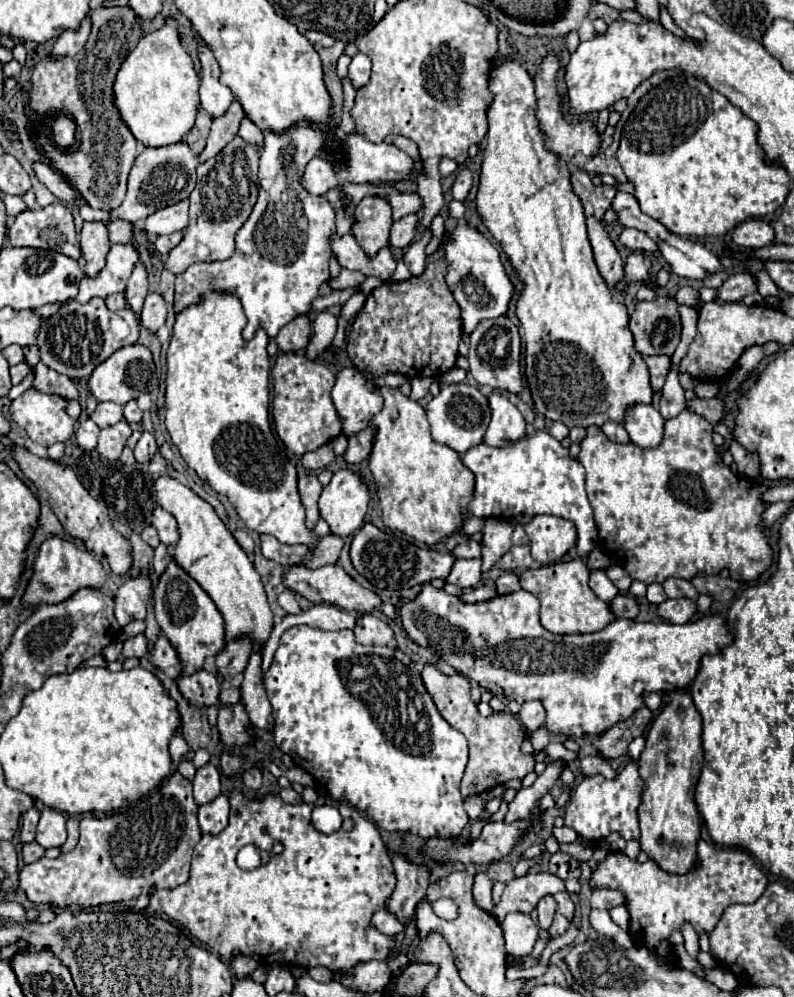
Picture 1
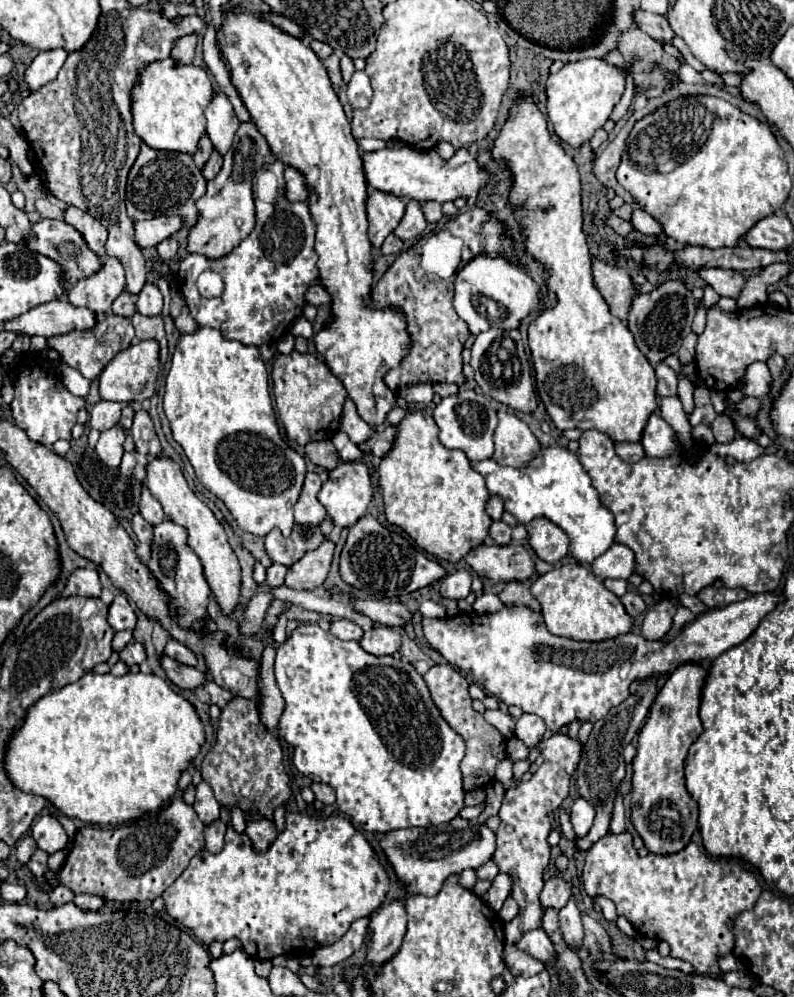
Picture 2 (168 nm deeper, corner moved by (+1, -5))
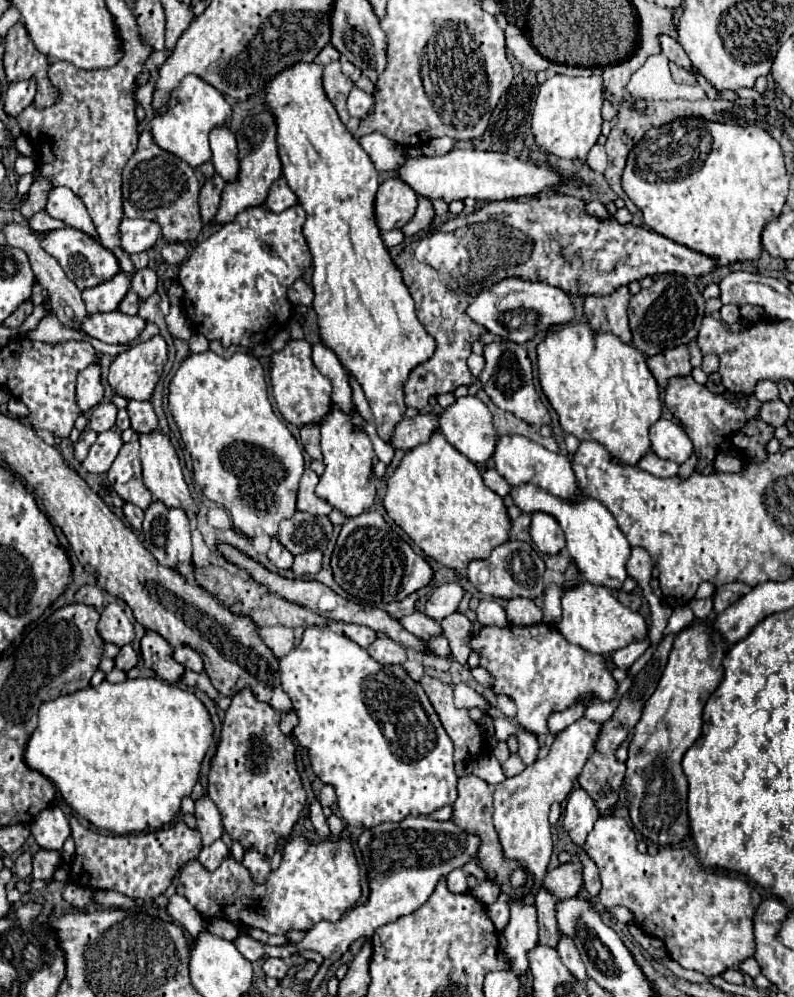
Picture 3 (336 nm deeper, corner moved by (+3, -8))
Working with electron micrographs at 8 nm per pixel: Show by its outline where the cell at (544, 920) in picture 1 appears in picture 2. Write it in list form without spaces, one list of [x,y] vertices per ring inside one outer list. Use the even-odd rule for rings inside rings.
[[[553,876],[545,880],[545,886],[541,890],[541,906],[543,908],[563,908],[571,898],[571,884],[563,880],[561,876]]]

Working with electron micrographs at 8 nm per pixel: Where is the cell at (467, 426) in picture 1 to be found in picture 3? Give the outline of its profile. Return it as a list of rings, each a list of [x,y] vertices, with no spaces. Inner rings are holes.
[[[467,395],[457,399],[453,405],[449,405],[441,415],[439,415],[439,431],[445,435],[445,439],[465,457],[469,457],[475,465],[485,465],[495,449],[497,443],[497,431],[493,427],[493,417],[489,407],[477,399],[475,395]]]

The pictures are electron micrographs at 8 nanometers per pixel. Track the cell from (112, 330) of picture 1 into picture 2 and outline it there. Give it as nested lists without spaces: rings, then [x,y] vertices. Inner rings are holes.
[[[97,314],[97,320],[97,326],[91,330],[73,330],[69,334],[49,338],[49,346],[59,352],[61,362],[77,368],[87,380],[95,380],[103,372],[103,368],[113,360],[113,356],[125,350],[131,344],[131,338],[135,336],[129,318],[115,314]]]

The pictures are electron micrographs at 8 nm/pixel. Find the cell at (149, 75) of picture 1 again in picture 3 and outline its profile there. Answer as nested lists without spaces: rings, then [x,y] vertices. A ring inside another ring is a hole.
[[[187,75],[177,89],[171,91],[167,111],[165,113],[155,113],[151,119],[151,135],[155,143],[189,163],[191,167],[197,167],[199,163],[205,163],[211,159],[211,149],[209,149],[209,131],[215,125],[227,123],[231,117],[231,107],[225,101],[225,97],[209,83],[205,83],[197,75]]]

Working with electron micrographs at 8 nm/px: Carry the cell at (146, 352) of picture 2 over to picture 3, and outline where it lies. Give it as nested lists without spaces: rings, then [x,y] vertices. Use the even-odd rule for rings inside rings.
[[[155,335],[153,339],[139,343],[125,353],[119,353],[109,369],[109,385],[111,385],[113,393],[119,397],[125,397],[125,399],[147,401],[155,389],[155,383],[159,381],[159,377],[163,373],[165,361],[167,361],[167,343],[163,341],[161,335]]]

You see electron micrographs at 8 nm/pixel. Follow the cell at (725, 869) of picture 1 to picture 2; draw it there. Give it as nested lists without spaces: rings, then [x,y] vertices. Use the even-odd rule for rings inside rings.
[[[627,830],[621,834],[613,834],[613,832],[605,834],[587,850],[583,884],[591,898],[599,894],[609,898],[617,906],[619,916],[625,916],[633,924],[639,936],[669,942],[673,958],[687,960],[691,962],[697,974],[709,974],[709,976],[717,976],[721,972],[719,960],[731,954],[735,948],[735,936],[733,936],[735,916],[745,910],[751,910],[761,894],[761,886],[757,878],[749,870],[741,868],[737,862],[715,860],[707,856],[693,842],[675,854],[649,852],[647,856],[639,856],[633,846],[633,836]]]

